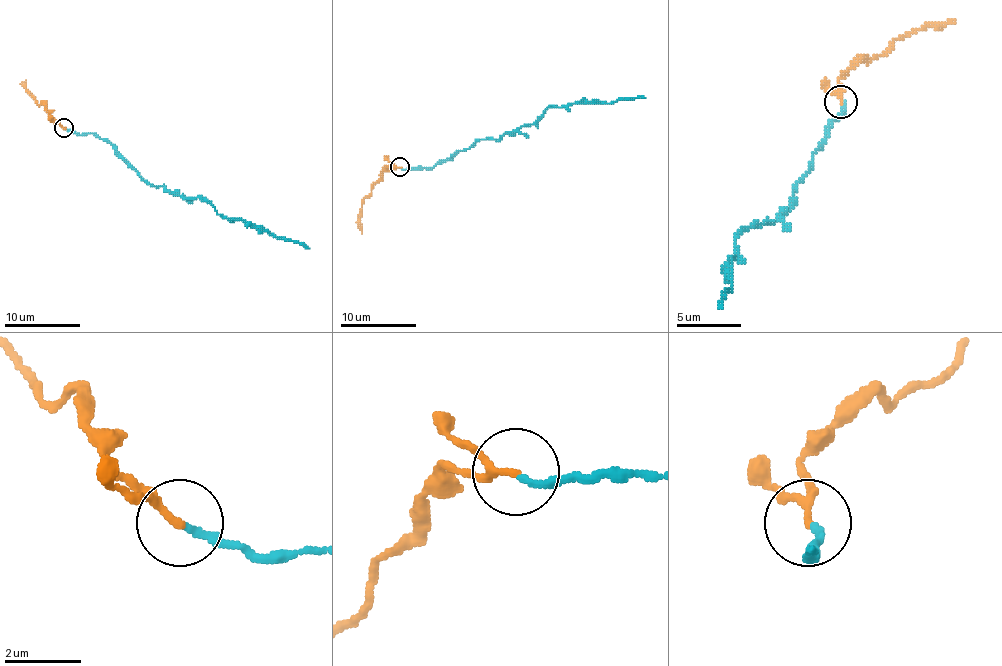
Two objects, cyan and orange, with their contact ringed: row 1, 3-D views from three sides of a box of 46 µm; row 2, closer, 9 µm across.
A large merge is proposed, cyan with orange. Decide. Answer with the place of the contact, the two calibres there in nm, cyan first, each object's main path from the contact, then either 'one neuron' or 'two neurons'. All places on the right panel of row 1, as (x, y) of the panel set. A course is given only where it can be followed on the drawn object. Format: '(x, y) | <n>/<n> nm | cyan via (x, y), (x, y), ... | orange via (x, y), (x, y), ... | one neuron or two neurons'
(841, 101) | 160/140 nm | cyan via (841, 104), (845, 114), (793, 191), (793, 201), (770, 220), (751, 224), (735, 243), (738, 253), (722, 308) | orange via (841, 101), (838, 81), (858, 65), (870, 62), (896, 39), (955, 20) | one neuron

